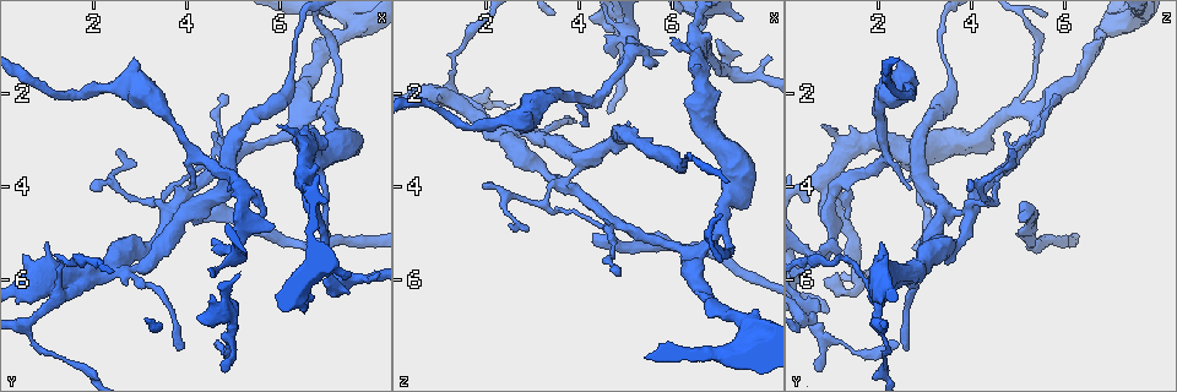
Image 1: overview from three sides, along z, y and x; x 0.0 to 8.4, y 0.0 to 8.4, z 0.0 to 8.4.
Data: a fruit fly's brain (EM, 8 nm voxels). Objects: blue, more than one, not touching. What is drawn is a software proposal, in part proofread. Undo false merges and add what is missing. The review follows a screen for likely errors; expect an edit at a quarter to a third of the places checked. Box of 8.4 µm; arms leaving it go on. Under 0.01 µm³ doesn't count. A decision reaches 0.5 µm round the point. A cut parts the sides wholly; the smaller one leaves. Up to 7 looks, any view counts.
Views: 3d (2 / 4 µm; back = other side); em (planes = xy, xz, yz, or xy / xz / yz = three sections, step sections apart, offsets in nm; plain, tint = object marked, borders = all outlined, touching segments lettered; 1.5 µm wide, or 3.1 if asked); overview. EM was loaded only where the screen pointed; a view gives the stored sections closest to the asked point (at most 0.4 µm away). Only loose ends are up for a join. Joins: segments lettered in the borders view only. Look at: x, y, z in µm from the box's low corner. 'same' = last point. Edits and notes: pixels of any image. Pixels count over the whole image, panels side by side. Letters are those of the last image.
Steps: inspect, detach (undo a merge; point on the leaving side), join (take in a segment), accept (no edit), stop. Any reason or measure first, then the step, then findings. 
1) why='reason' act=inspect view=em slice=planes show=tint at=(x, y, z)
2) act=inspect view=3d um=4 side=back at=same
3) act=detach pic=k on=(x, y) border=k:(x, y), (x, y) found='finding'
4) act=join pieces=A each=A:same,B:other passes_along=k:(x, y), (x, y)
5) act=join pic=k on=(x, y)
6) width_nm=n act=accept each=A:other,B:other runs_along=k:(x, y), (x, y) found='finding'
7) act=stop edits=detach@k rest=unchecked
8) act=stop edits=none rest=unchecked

act=inspect view=3d um=2 at=(3.90, 7.55, 2.65)

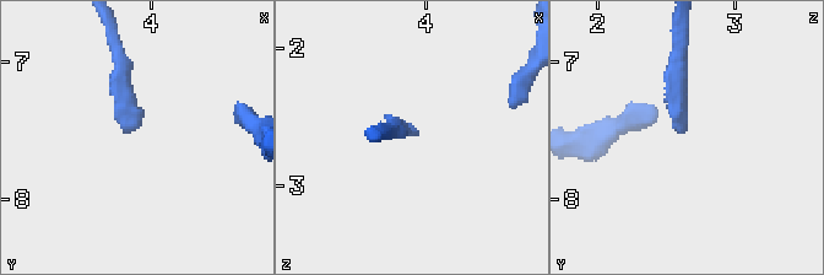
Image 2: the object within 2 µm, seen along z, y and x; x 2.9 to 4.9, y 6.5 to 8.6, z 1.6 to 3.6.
act=inspect view=em slice=planes show=plain at=(3.88, 7.52, 2.62)

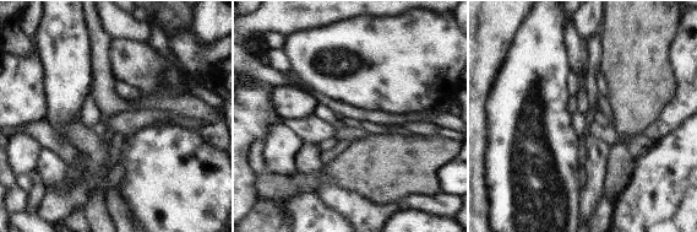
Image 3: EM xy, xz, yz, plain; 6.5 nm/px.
why='what lies round it' act=inspect view=em slice=planes show=borders at=same

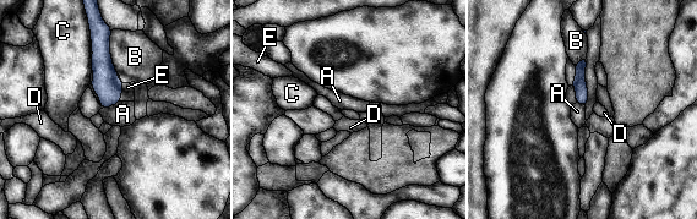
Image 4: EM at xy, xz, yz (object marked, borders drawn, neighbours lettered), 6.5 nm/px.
longest_contact=B:300nm act=accept each=A:other,B:other,C:other,D:other,E:other runs_along=4:(583, 63), (583, 102) found='none of them fits'

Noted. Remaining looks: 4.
why='a fork' act=inspect view=3d um=4 at=(4.15, 3.30, 2.10)

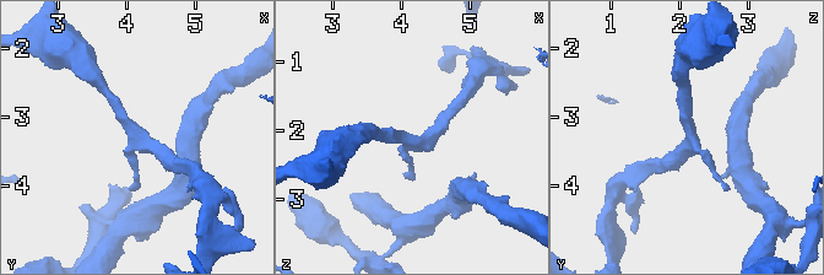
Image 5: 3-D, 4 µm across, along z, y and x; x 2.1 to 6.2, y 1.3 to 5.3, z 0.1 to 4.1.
act=inspect view=em slice=xy step=8 show=borders at=(4.25, 3.25, 2.15)

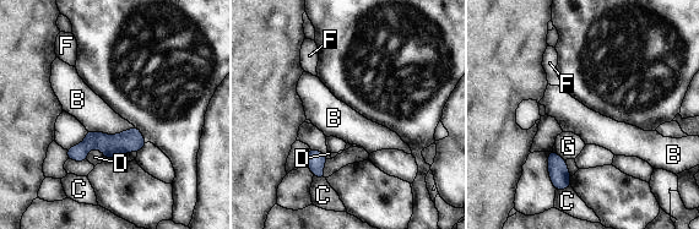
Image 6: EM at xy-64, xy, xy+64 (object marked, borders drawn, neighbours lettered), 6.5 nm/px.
act=inspect view=em slice=planes show=borders at=same

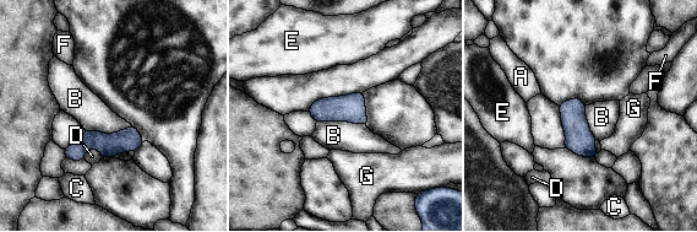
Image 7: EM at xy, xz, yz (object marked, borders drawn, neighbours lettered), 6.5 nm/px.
width_nm=170 longest_contact=B:320nm act=accept each=A:other,B:other,C:other,D:other,E:other,F:other,G:other found='continuous, no second neuron'

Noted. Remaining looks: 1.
why='three-way junction' act=inspect view=em slice=xy step=4 show=borders at=(7.10, 2.15, 4.95)

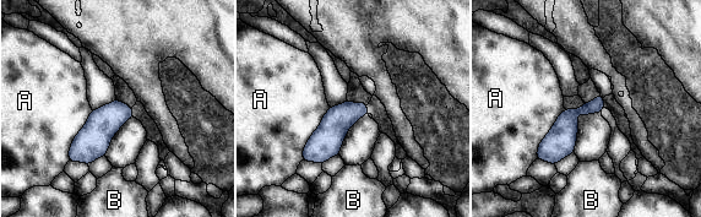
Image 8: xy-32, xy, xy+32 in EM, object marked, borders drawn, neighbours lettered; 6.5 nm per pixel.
act=accept each=A:other,B:other runs_along=8:(601, 99), (576, 112), (539, 156) found='one neuron here'

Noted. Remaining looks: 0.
act=stop edits=none rest=unchecked

